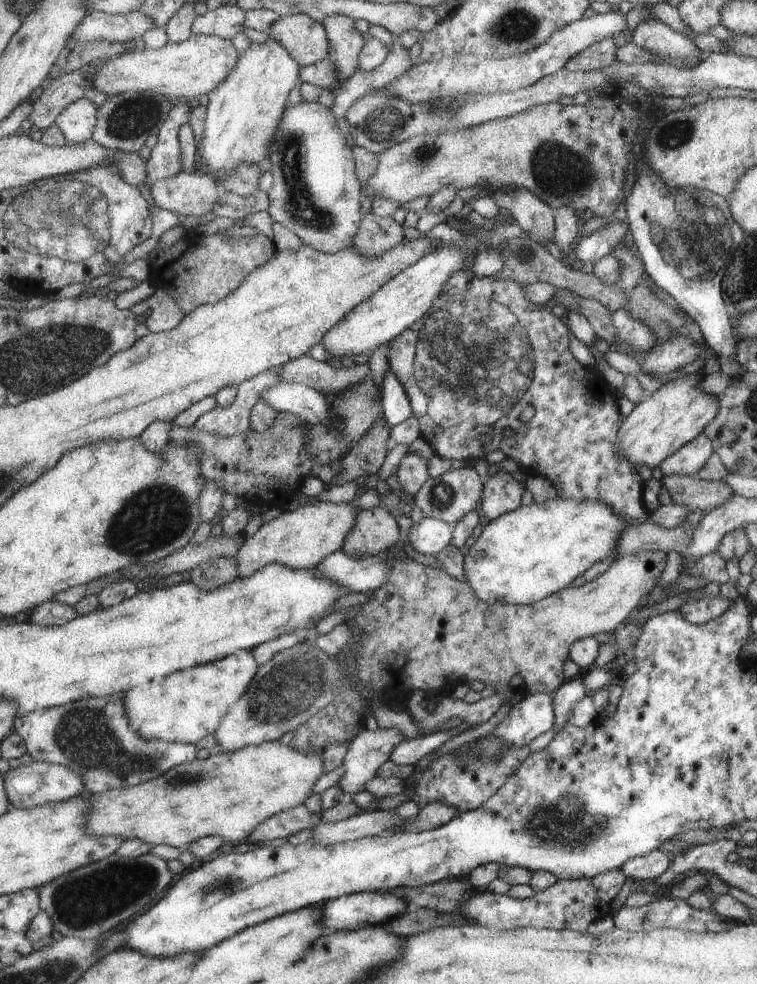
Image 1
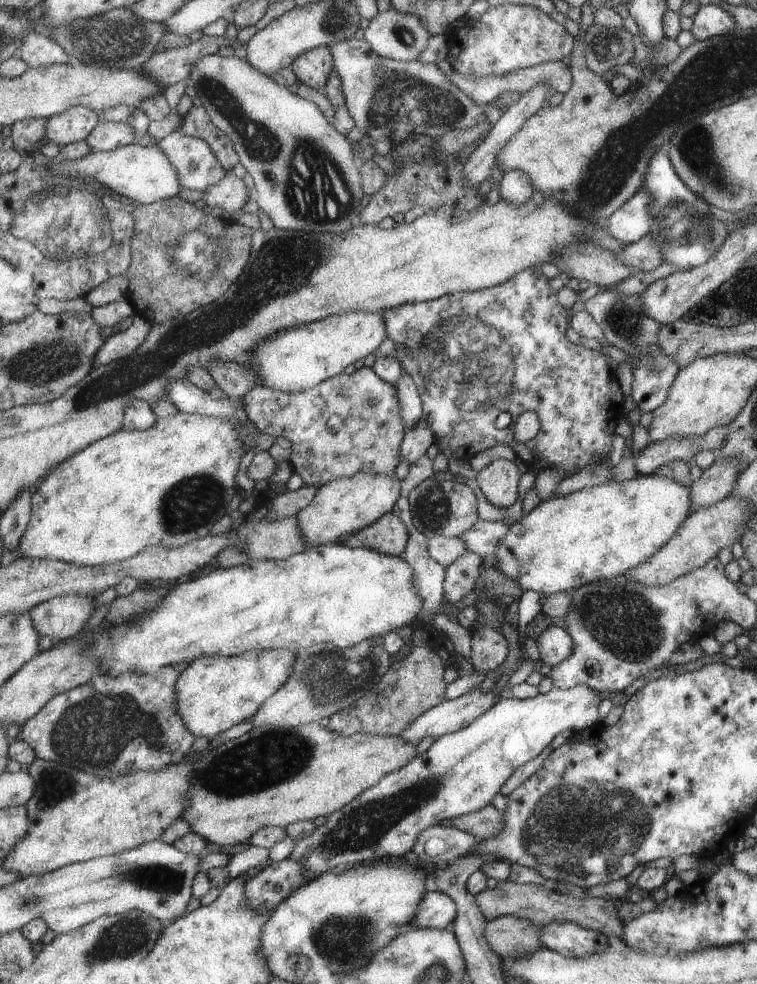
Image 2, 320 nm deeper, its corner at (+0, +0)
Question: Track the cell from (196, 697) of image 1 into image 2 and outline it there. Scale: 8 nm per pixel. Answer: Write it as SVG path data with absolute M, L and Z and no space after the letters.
M261 649L245 651L232 657L215 654L215 656L207 655L205 658L201 656L199 660L194 660L176 684L178 709L187 728L190 728L195 736L205 736L210 740L221 732L233 728L242 720L250 719L262 706L262 702L278 691L290 678L294 668L294 658L294 653L285 649Z

